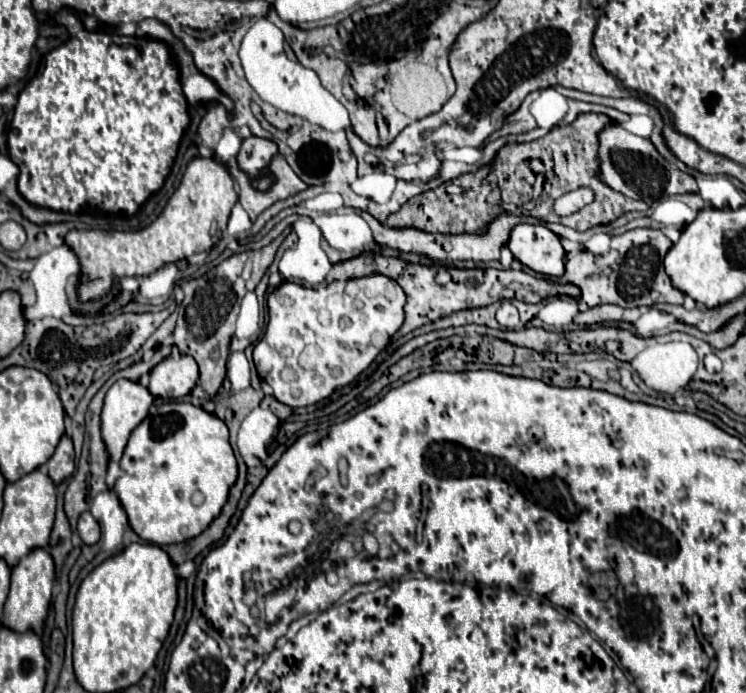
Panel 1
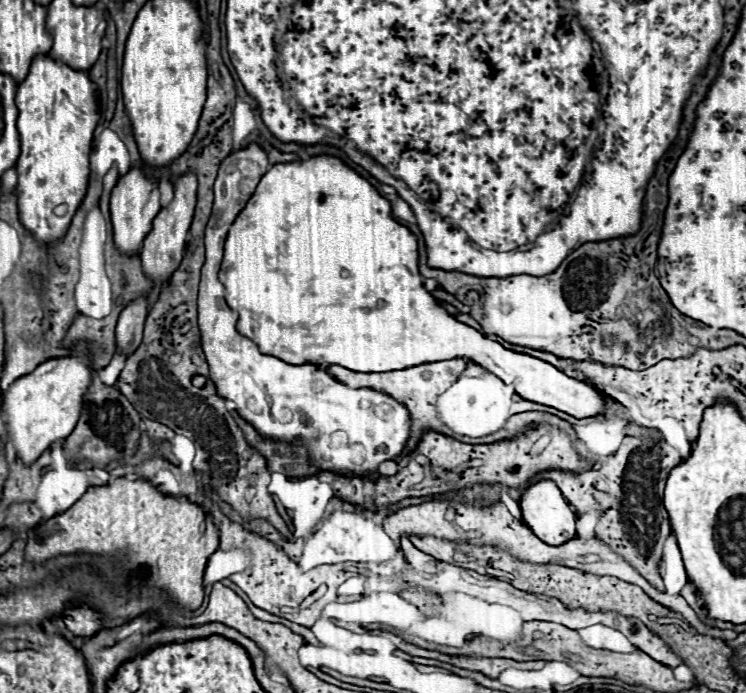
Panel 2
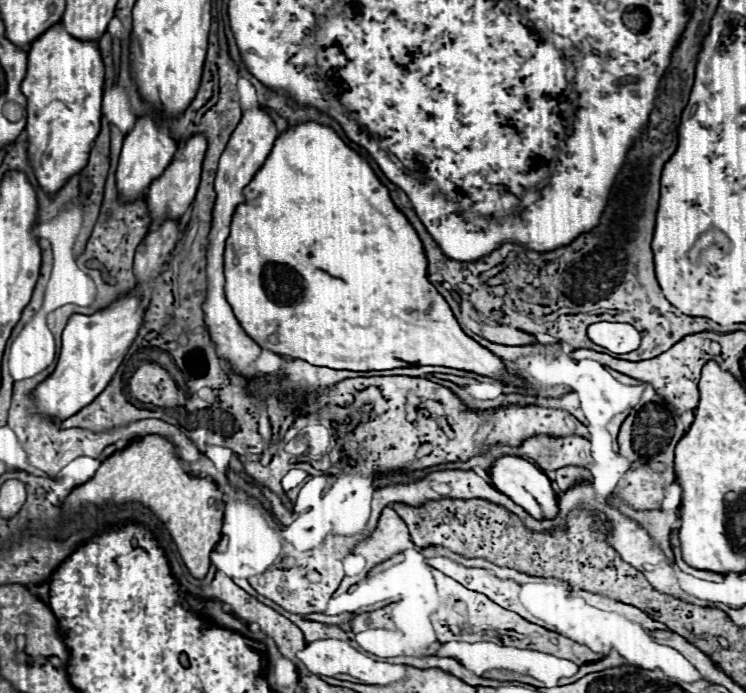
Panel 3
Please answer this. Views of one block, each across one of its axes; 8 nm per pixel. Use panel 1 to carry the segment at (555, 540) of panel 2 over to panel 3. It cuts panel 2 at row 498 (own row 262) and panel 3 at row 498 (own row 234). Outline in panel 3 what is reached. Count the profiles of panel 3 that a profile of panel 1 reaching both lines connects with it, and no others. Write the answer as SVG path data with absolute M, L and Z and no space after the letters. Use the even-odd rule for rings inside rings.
M504 456L504 458L496 460L494 466L490 468L490 478L492 478L494 486L502 494L506 494L508 498L512 498L532 518L538 518L538 520L554 520L558 516L556 492L552 490L552 484L548 480L548 476L542 470L538 470L532 462L528 462L524 458L516 458L516 456Z

